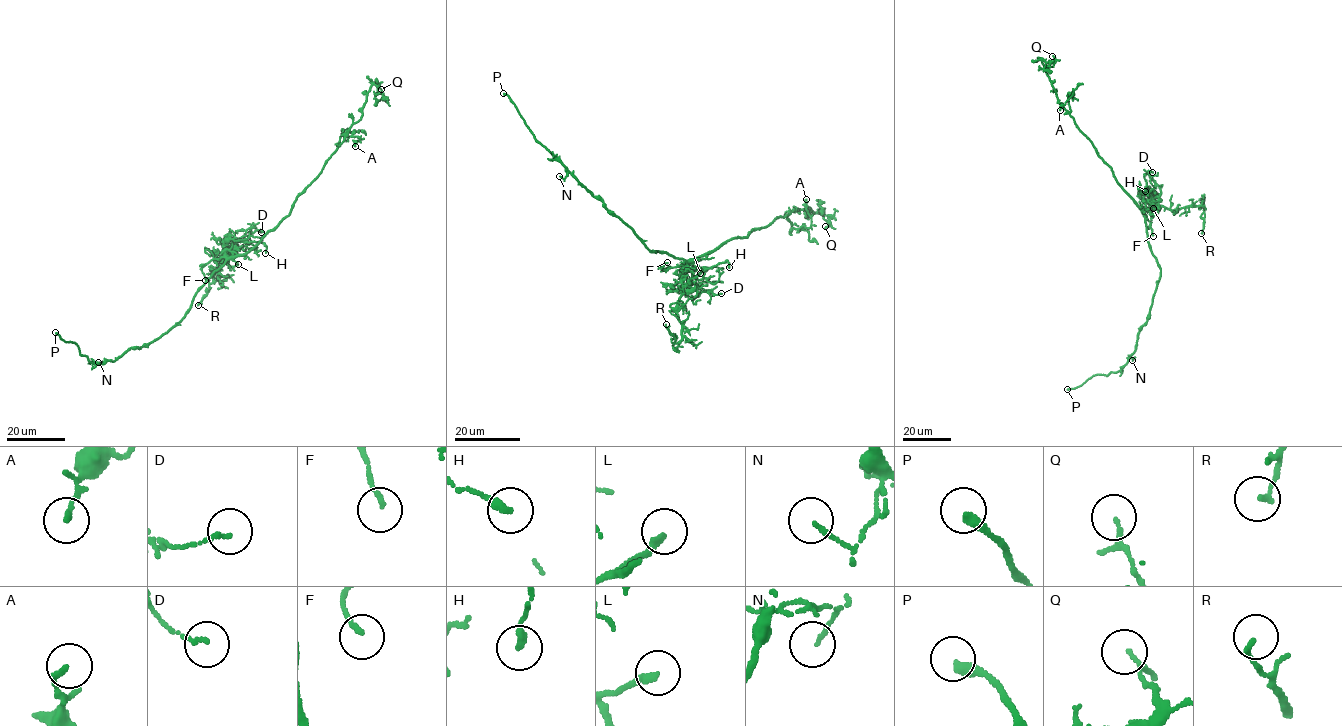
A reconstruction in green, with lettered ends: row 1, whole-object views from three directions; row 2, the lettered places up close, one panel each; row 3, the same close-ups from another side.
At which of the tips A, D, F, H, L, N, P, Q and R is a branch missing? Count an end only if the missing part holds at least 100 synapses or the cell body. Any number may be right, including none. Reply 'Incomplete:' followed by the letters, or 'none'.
Incomplete: P

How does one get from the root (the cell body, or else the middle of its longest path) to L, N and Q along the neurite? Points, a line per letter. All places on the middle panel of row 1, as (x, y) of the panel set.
L: (682, 259), (686, 262), (682, 285), (700, 273)
N: (682, 259), (666, 251), (650, 251), (569, 172), (564, 178), (559, 176)
Q: (682, 259), (694, 260), (797, 208), (827, 215), (830, 223), (825, 226)

